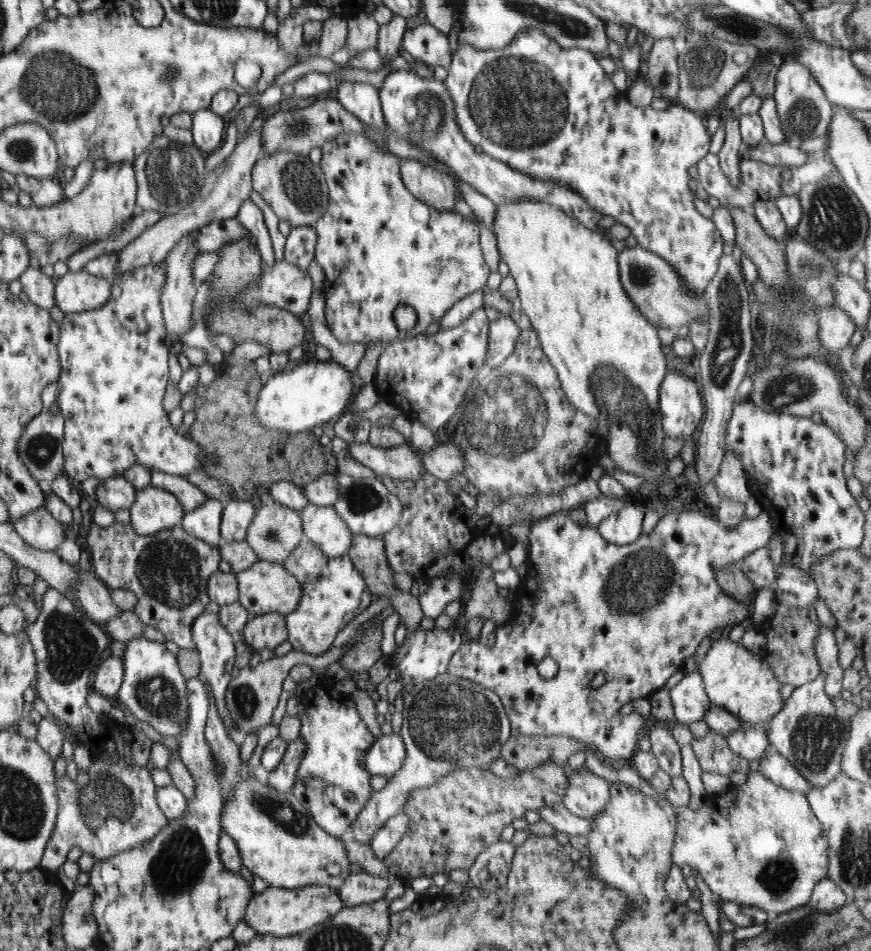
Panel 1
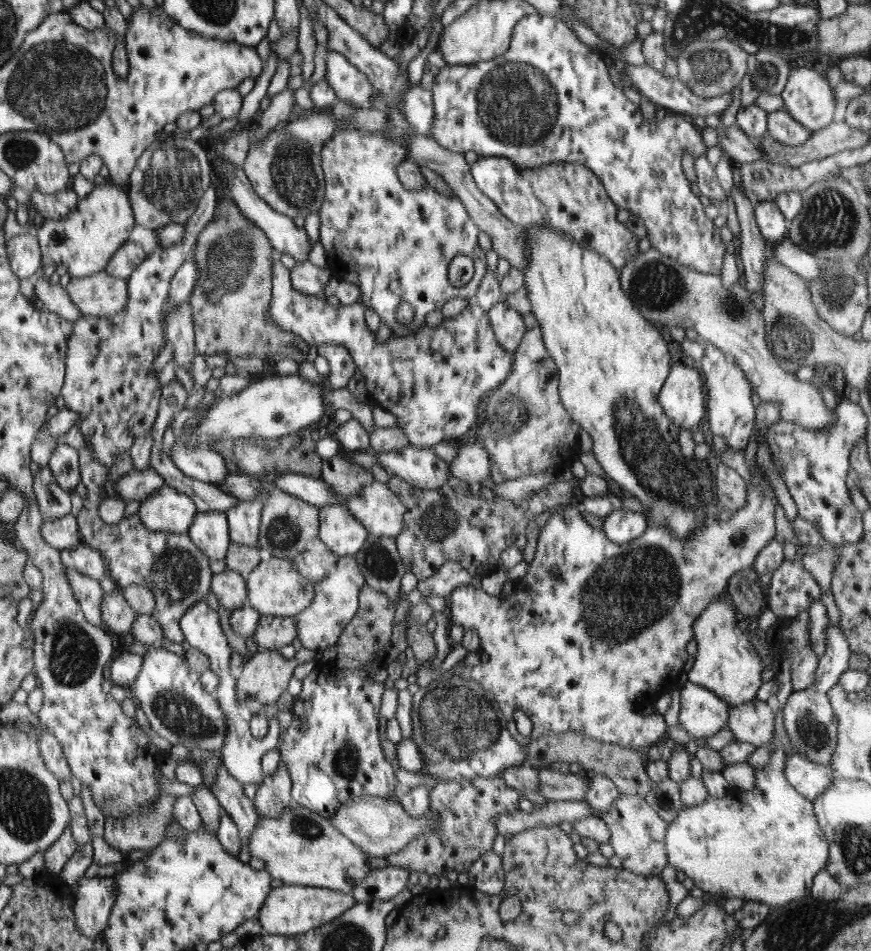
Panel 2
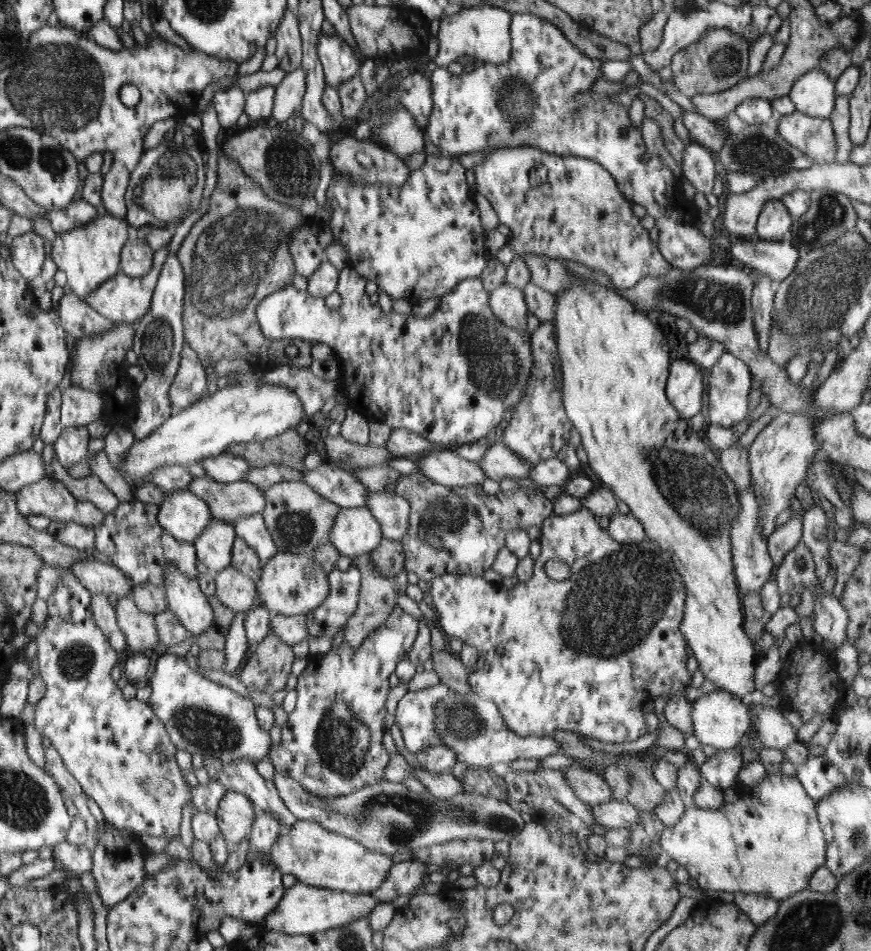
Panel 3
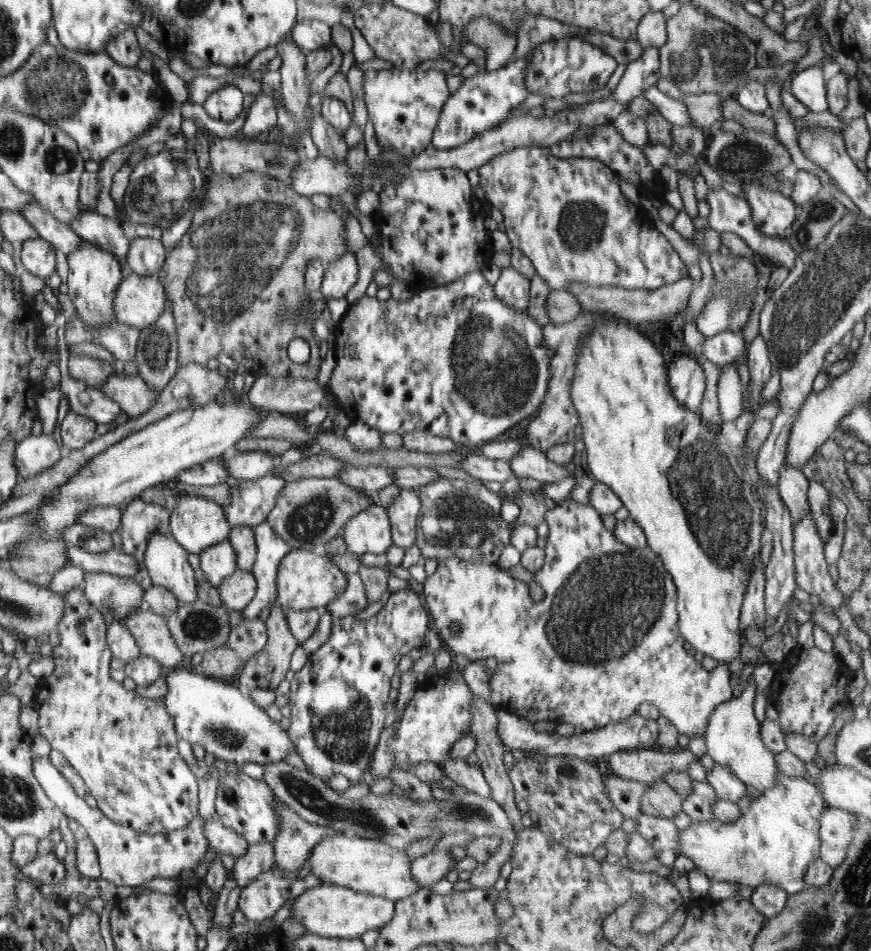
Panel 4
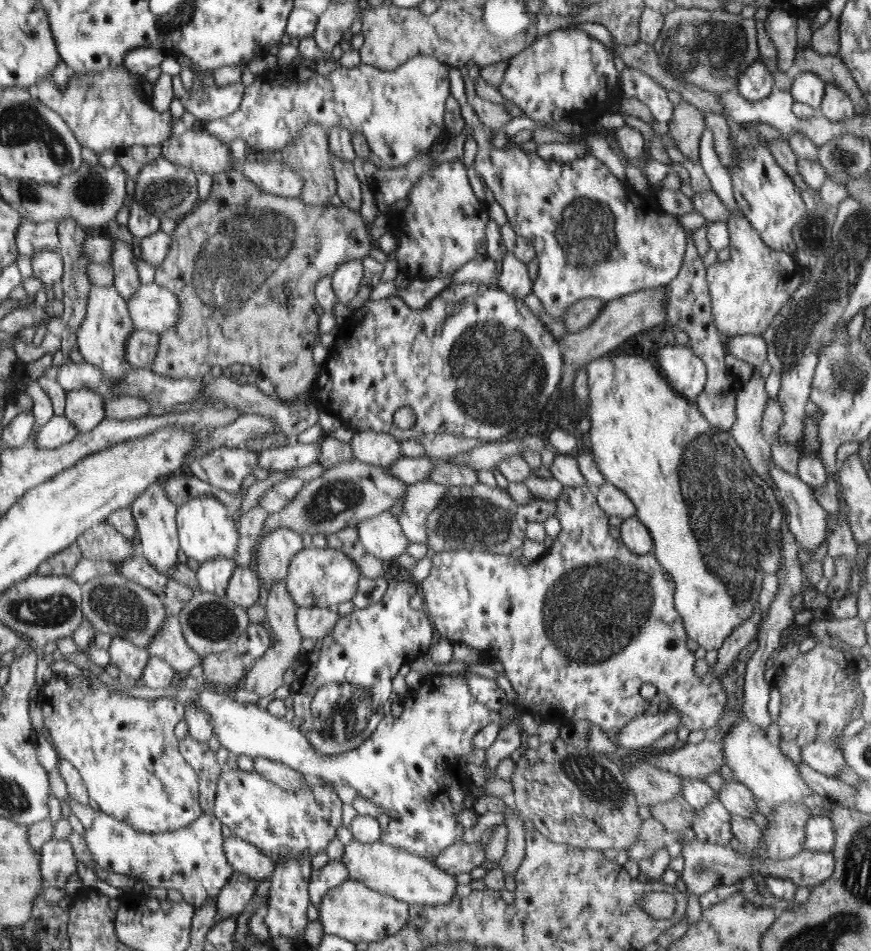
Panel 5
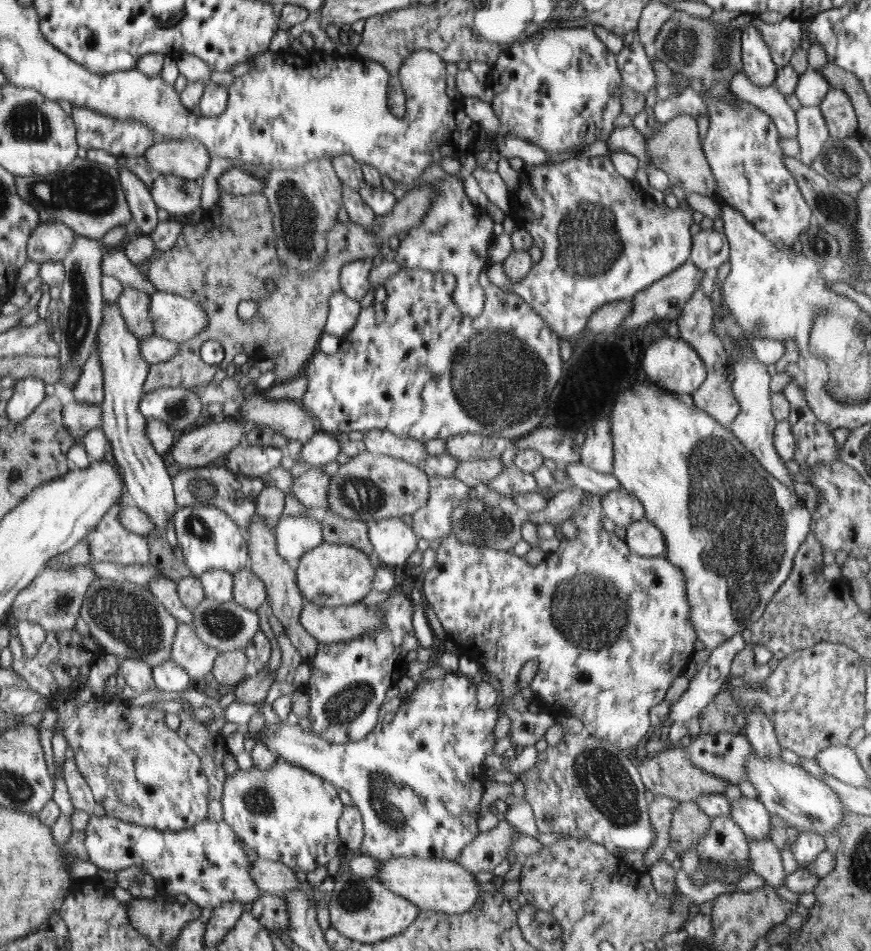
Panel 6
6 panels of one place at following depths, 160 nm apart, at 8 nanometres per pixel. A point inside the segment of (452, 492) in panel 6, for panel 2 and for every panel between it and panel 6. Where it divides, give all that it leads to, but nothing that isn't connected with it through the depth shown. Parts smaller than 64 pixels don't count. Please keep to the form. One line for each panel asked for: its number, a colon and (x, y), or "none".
2: (381, 512)
3: (392, 511)
4: (404, 511)
5: (421, 498)

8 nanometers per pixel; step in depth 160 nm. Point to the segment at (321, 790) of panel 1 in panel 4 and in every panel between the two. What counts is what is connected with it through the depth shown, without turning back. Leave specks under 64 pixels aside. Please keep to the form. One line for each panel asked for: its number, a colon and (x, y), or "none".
2: (332, 751)
3: (331, 745)
4: (338, 699)

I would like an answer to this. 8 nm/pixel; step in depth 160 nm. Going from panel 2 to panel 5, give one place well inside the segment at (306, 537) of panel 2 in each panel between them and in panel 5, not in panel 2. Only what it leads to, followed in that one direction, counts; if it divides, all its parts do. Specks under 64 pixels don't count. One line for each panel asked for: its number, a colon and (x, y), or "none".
3: (299, 518)
4: (310, 510)
5: (353, 491)

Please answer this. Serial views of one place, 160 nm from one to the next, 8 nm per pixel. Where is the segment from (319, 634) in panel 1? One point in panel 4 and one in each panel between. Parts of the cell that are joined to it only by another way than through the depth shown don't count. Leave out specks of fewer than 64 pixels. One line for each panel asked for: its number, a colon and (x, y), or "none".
2: (336, 600)
3: (332, 615)
4: (353, 600)

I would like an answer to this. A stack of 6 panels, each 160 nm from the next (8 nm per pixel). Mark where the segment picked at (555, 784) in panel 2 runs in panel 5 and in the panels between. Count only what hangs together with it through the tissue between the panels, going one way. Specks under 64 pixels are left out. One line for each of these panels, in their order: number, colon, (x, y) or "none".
3: (589, 787)
4: (624, 795)
5: (650, 786)

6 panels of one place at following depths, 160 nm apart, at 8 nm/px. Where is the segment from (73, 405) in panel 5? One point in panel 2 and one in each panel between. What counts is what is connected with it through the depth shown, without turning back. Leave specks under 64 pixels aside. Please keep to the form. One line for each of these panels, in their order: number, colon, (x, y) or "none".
2: (64, 460)
3: (72, 445)
4: (76, 431)

